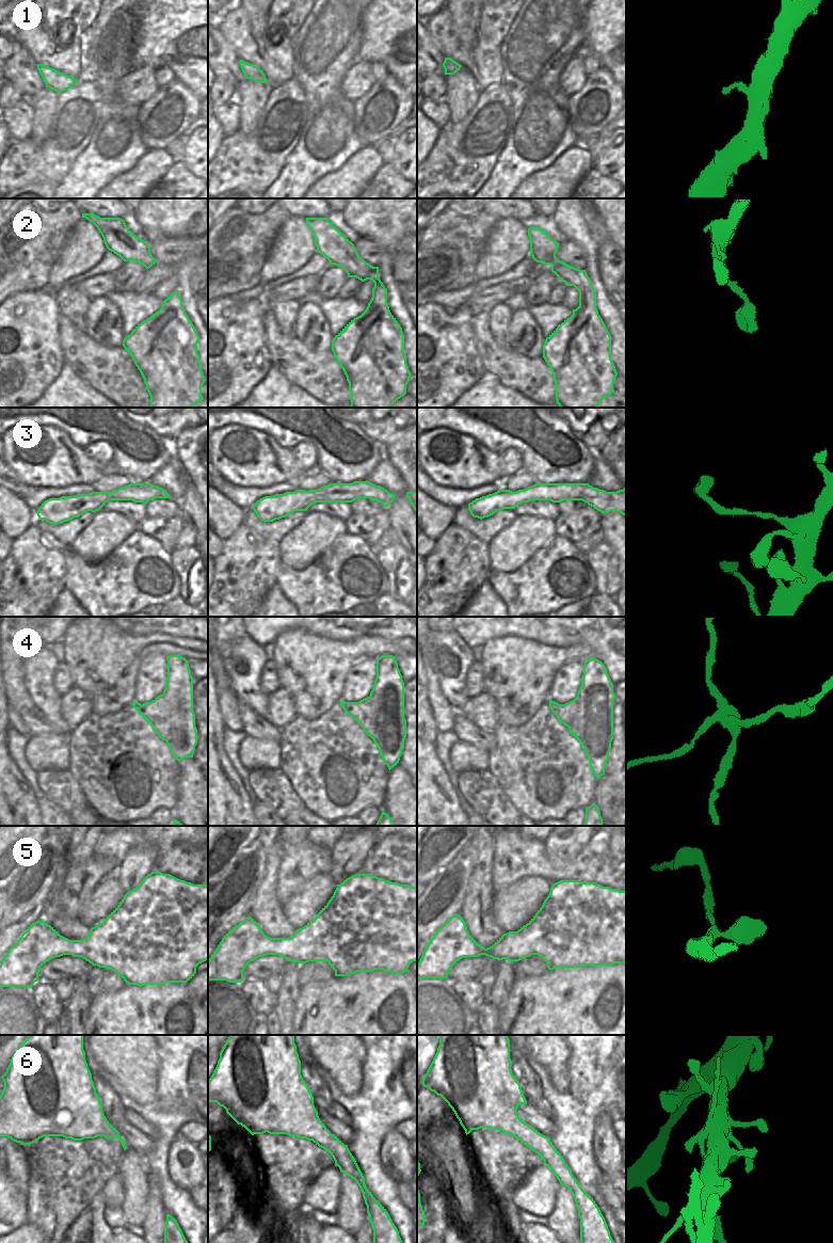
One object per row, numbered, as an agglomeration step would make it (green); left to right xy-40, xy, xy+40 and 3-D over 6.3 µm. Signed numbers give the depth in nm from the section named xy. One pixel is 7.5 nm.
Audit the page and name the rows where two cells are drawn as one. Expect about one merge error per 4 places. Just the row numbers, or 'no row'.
4

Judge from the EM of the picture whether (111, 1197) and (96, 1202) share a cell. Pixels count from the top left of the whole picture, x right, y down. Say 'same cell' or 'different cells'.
different cells

